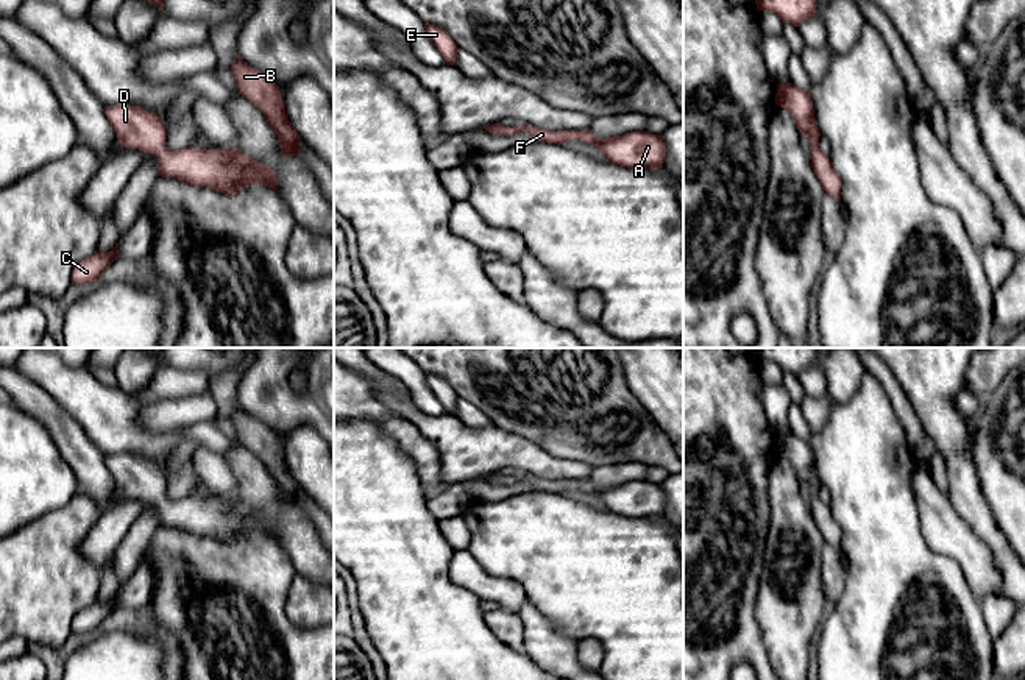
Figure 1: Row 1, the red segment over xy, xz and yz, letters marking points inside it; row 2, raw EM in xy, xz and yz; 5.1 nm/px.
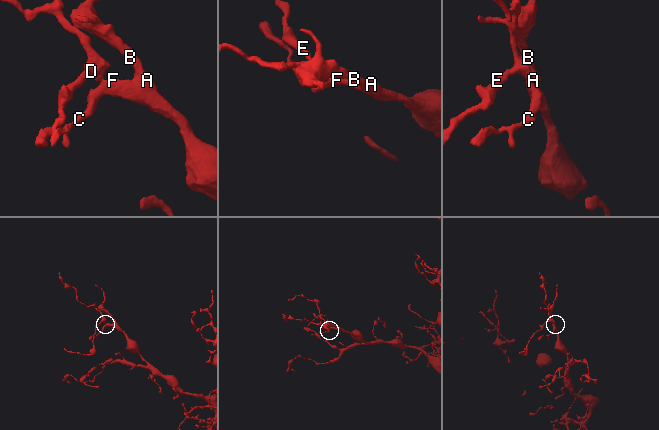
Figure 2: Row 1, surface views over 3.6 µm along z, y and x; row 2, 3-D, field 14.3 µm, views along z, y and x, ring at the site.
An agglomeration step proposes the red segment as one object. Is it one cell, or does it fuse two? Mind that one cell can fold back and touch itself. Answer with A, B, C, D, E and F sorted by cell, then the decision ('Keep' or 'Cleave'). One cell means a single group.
Groups: A B C D E F. Keep

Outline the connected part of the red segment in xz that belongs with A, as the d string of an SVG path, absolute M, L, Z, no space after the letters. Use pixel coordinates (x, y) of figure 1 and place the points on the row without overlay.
M499 473L484 476L485 480L498 485L516 485L529 482L534 490L565 494L568 490L591 493L601 499L607 512L627 518L658 519L666 505L666 494L658 483L649 480L630 480L615 487L598 487L588 479L583 480L551 480L530 474L504 476Z

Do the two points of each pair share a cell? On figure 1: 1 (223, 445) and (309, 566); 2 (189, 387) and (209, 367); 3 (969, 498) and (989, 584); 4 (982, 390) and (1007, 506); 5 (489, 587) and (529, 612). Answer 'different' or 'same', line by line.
1: different
2: different
3: different
4: different
5: different

